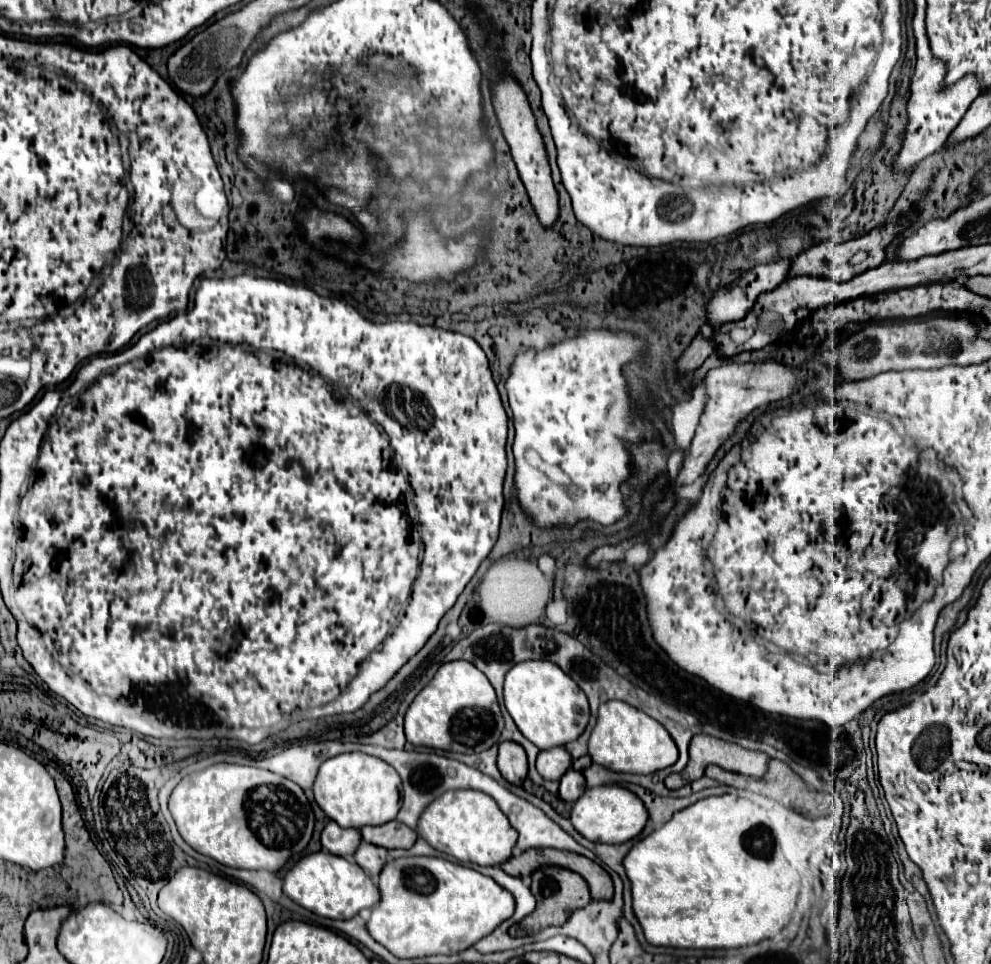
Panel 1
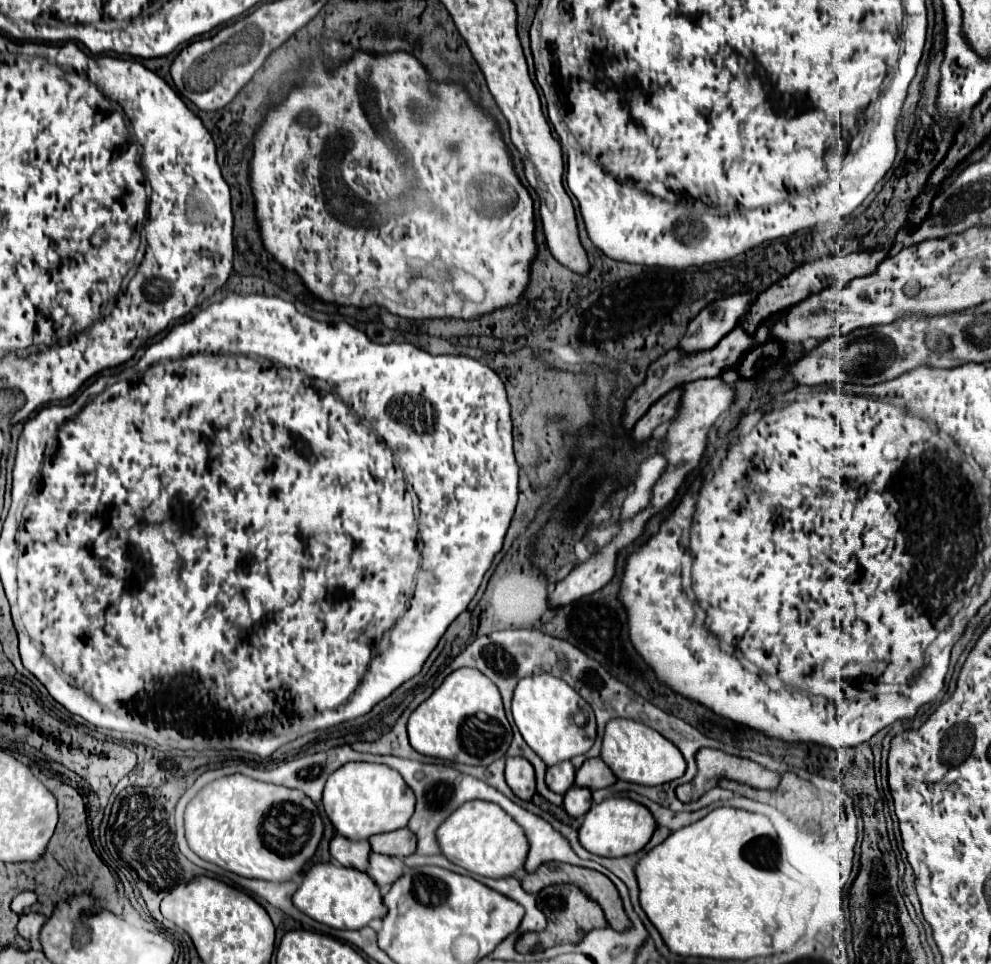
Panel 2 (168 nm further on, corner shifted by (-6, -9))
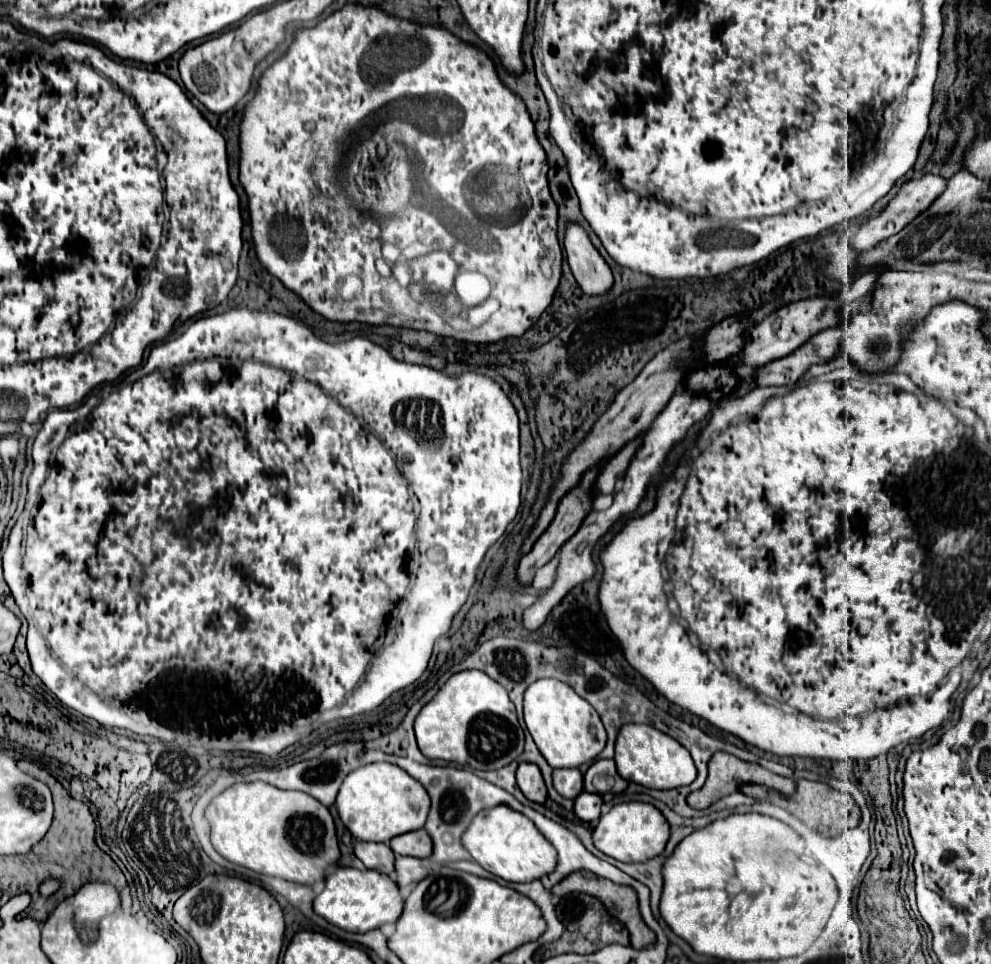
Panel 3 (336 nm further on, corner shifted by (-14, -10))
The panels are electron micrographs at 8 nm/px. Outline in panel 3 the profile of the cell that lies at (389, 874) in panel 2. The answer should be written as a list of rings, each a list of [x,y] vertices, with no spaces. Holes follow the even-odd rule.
[[[395,855],[395,883],[401,889],[399,893],[403,899],[411,893],[411,885],[419,883],[419,879],[425,879],[431,871],[429,859],[415,859],[415,857],[399,857]]]

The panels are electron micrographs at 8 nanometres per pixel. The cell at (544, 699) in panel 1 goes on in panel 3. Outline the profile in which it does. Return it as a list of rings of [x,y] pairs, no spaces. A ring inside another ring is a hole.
[[[537,679],[525,691],[525,725],[547,763],[555,767],[579,767],[593,761],[605,747],[607,735],[597,711],[579,697],[573,687],[557,679]]]

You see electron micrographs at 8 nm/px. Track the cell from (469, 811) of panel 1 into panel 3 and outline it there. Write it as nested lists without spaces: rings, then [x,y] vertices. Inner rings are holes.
[[[507,805],[479,811],[461,835],[461,845],[469,851],[475,863],[511,883],[535,881],[555,869],[555,849],[551,843],[543,839],[539,829],[525,815],[509,809]]]

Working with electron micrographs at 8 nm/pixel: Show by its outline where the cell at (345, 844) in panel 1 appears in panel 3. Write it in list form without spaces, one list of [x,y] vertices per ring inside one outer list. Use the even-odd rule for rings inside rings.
[[[357,841],[355,847],[355,857],[363,861],[363,865],[367,869],[375,869],[379,873],[385,873],[393,879],[393,851],[391,847],[387,847],[387,843],[363,843]]]

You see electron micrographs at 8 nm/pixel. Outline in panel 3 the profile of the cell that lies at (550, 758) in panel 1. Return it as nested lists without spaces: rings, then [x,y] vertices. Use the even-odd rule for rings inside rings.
[[[555,769],[553,787],[555,791],[559,791],[559,795],[575,799],[583,791],[583,775],[579,769]]]

